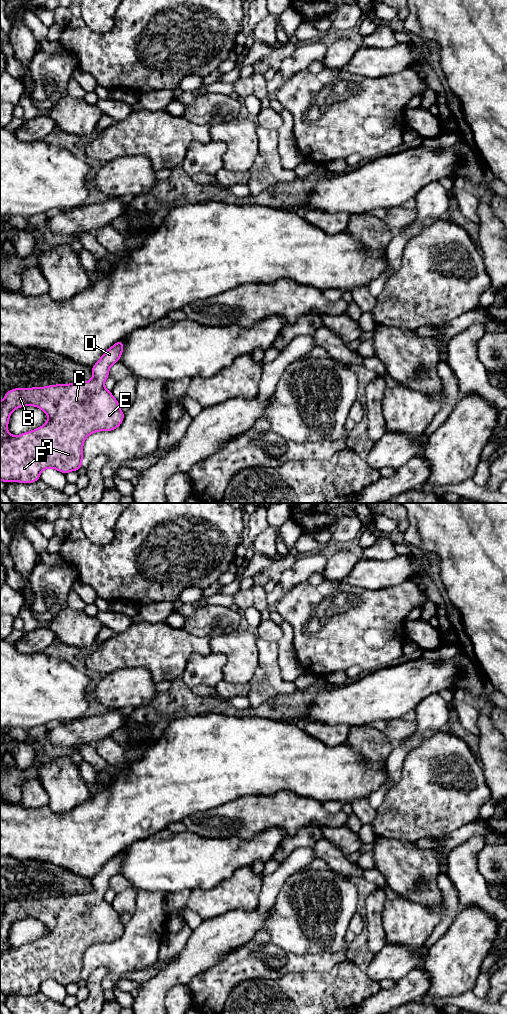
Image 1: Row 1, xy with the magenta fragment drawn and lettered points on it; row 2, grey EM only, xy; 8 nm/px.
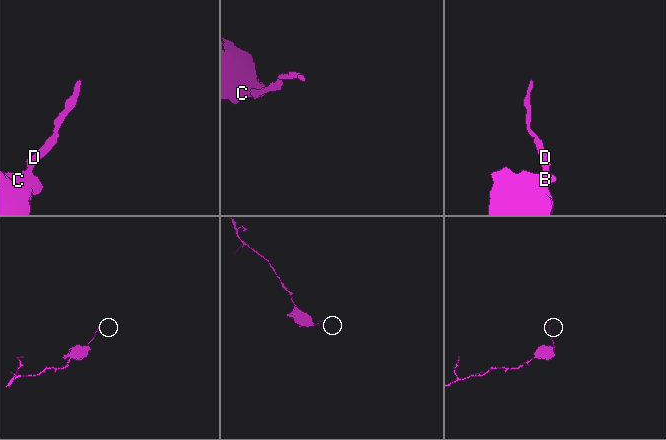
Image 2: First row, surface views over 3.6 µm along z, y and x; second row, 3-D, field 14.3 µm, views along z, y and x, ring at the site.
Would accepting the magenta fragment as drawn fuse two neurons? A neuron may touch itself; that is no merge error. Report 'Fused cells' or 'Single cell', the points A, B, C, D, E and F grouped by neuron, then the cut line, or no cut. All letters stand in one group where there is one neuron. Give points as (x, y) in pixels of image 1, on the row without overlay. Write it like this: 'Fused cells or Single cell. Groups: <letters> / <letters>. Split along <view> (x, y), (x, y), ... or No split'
Single cell. Groups: A B C D E F. No split

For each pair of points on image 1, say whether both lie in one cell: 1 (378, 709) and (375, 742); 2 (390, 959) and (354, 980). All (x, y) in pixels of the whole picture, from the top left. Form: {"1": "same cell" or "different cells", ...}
{"1": "different cells", "2": "different cells"}

